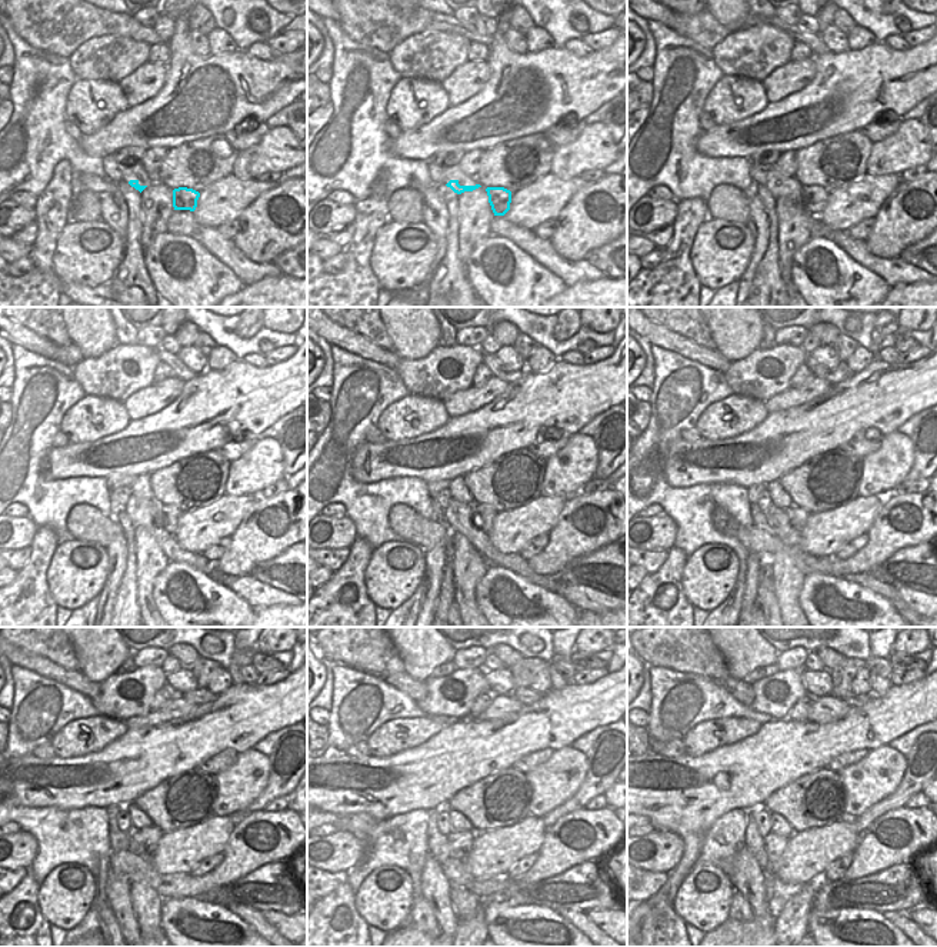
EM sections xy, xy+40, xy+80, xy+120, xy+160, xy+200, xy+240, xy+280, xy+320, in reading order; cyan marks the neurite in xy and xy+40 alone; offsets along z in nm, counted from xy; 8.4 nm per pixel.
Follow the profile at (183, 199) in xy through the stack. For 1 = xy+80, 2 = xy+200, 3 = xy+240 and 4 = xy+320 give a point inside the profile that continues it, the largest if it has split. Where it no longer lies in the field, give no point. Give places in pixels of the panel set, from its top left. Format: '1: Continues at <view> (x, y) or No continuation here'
1: Continues at xy+80 (813, 197)
2: Continues at xy+200 (779, 524)
3: Continues at xy+240 (139, 844)
4: Continues at xy+320 (774, 844)

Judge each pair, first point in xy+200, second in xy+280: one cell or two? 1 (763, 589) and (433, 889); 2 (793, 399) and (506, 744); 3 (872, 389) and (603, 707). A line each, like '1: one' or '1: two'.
1: one
2: two
3: one

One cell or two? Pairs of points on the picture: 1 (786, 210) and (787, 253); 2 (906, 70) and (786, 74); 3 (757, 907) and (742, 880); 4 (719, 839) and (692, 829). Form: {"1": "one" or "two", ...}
{"1": "one", "2": "two", "3": "one", "4": "two"}

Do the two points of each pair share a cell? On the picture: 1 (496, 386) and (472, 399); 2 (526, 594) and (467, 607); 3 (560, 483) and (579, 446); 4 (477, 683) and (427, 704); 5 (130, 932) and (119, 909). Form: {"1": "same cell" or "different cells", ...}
{"1": "same cell", "2": "different cells", "3": "same cell", "4": "same cell", "5": "same cell"}

